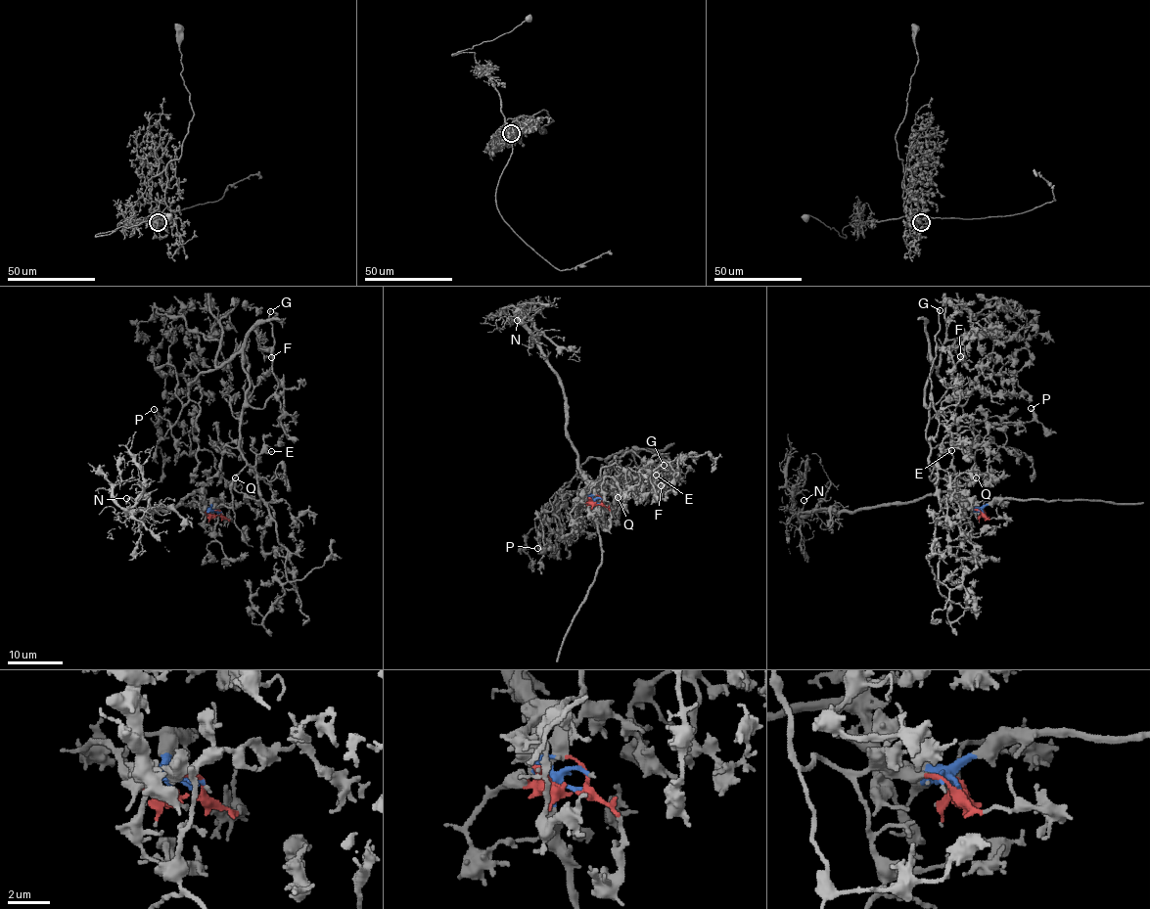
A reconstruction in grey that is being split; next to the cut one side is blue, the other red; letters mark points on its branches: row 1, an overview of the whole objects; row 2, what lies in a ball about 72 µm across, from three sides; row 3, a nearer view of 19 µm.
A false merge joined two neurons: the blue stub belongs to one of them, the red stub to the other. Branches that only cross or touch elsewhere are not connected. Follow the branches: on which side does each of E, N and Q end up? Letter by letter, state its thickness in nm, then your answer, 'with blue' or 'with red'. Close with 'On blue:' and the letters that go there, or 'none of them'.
E: 150 nm thick; with red
N: 90 nm thick; with blue
Q: 320 nm thick; with red
On blue: N

